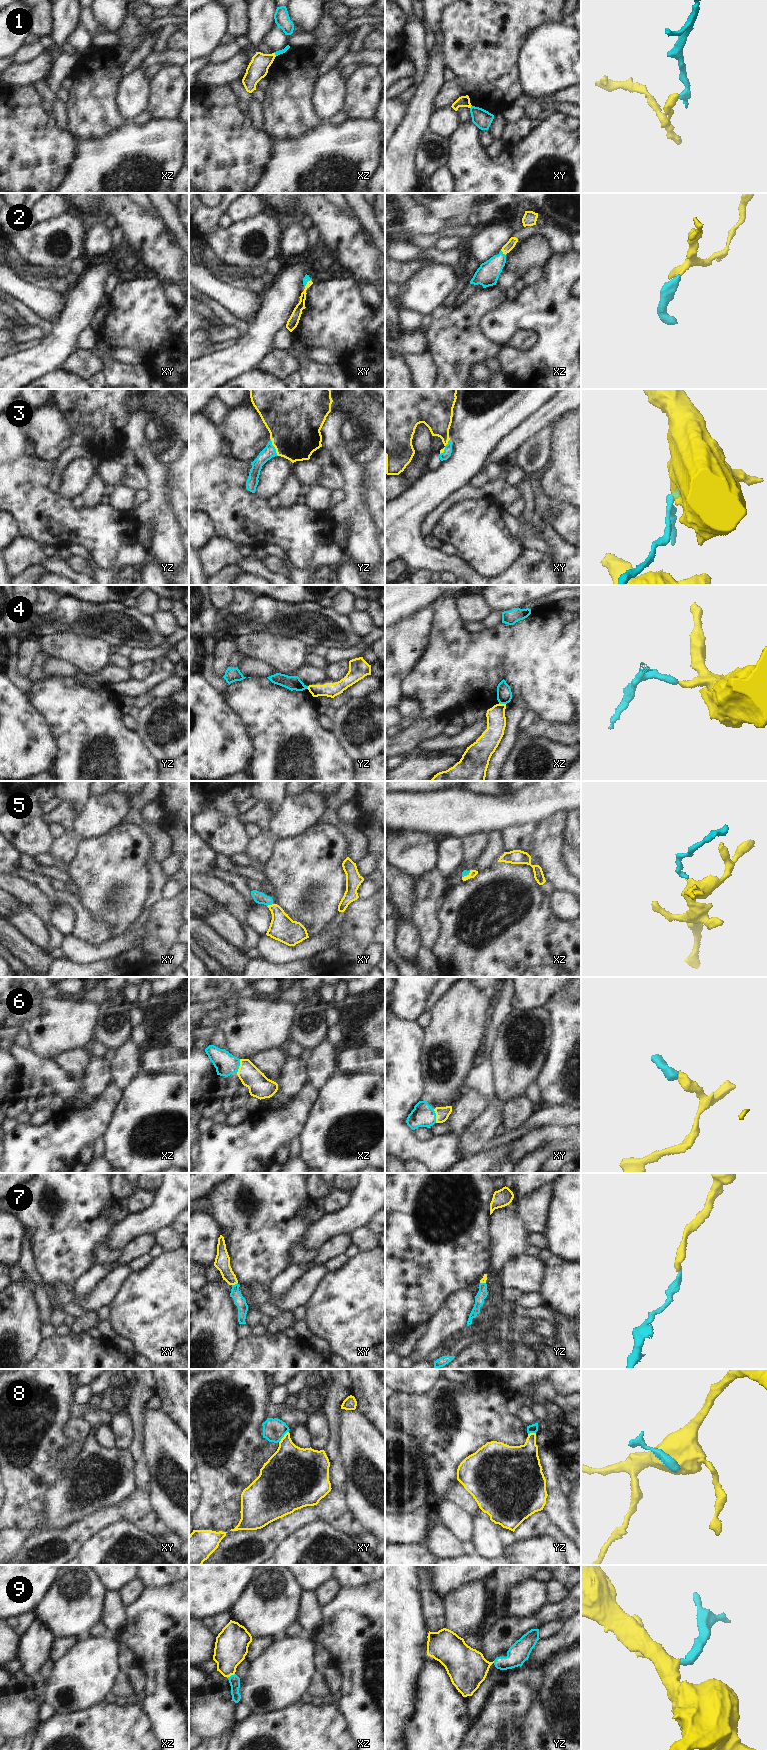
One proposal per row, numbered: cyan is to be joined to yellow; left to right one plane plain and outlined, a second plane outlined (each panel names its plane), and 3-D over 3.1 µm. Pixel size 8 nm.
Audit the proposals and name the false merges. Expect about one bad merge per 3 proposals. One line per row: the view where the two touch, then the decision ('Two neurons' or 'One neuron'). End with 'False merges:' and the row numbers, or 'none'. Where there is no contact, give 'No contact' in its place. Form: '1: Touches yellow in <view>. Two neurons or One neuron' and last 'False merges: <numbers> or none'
1: Touches yellow in xz. Two neurons
2: Touches yellow in xz. One neuron
3: Touches yellow in yz. One neuron
4: Touches yellow in xz. Two neurons
5: Touches yellow in xy. One neuron
6: Touches yellow in xz. One neuron
7: Touches yellow in xy. One neuron
8: Touches yellow in xy. Two neurons
9: Touches yellow in xz. One neuron
False merges: 1, 4, 8

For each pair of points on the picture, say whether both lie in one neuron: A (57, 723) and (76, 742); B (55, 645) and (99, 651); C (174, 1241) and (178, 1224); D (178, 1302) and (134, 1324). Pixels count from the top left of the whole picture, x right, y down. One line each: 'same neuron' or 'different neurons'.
A: same neuron
B: same neuron
C: different neurons
D: same neuron

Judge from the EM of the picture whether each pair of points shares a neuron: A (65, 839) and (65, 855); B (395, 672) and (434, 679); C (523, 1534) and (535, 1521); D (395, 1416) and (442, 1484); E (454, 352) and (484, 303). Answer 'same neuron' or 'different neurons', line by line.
A: same neuron
B: different neurons
C: same neuron
D: same neuron
E: same neuron

